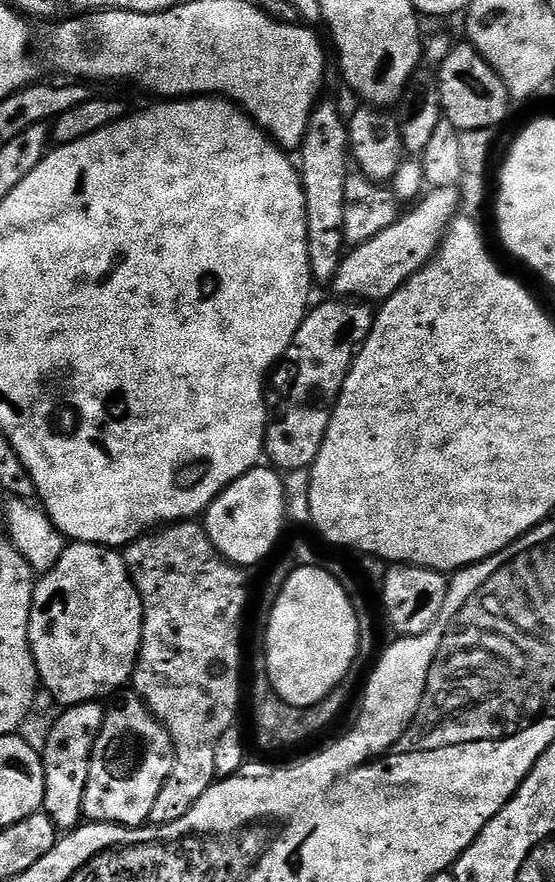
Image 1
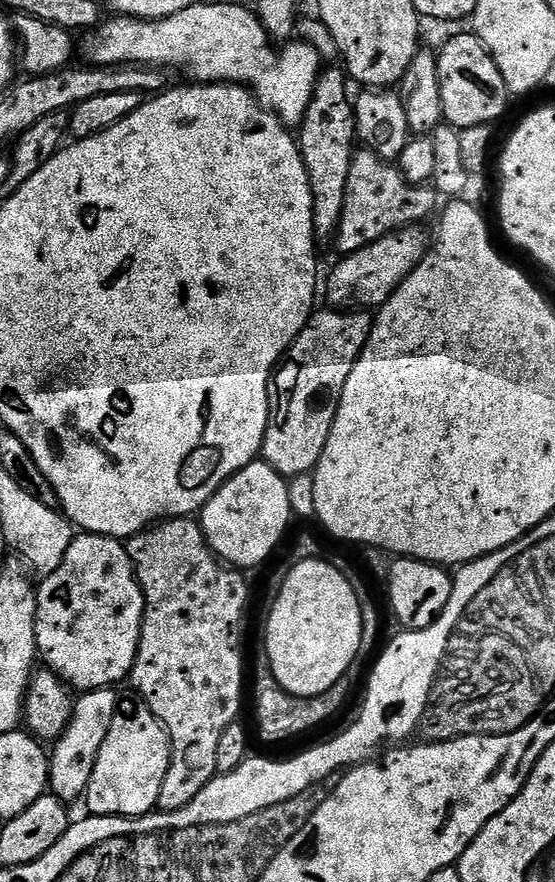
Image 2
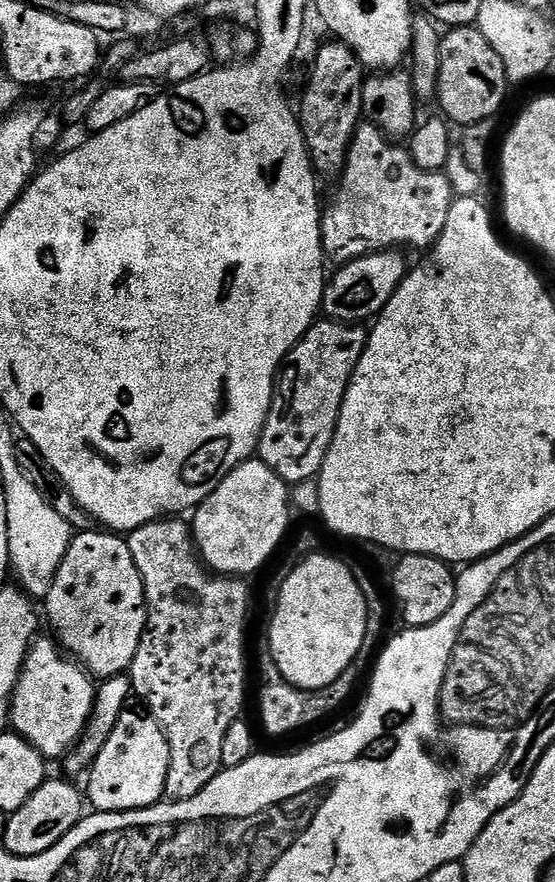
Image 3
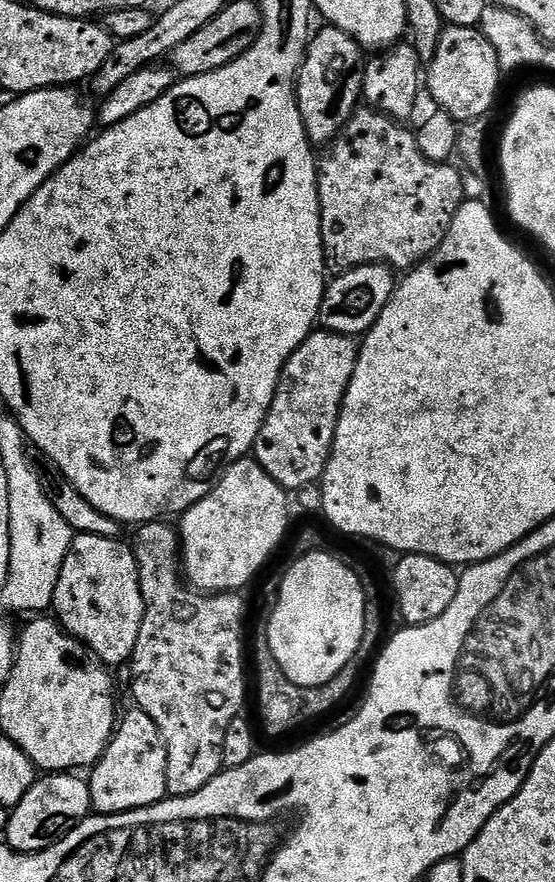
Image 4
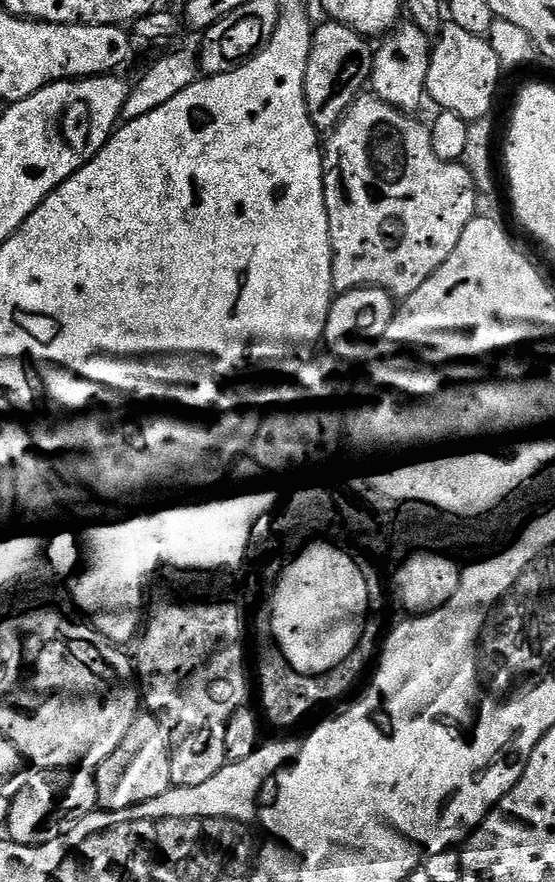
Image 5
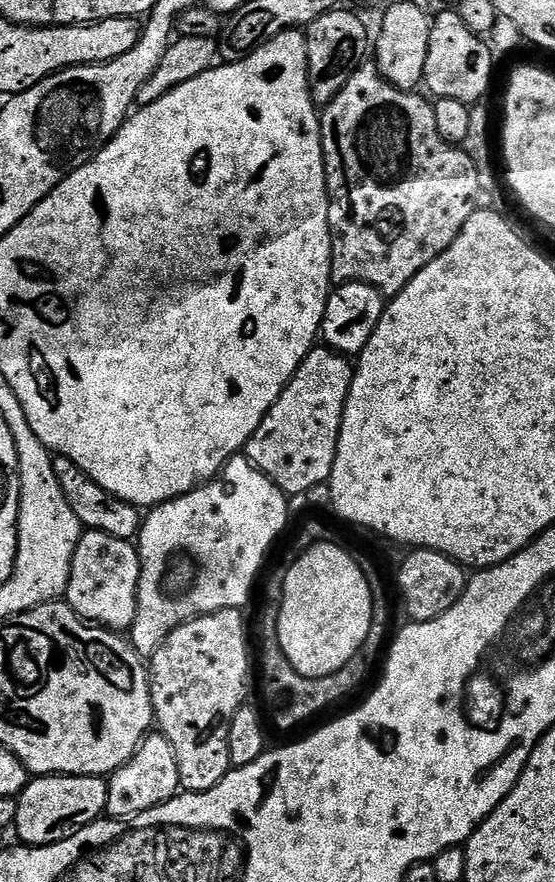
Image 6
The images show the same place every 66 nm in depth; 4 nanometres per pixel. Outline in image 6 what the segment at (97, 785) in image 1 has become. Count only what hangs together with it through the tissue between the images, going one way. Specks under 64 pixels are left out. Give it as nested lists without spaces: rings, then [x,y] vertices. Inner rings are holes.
[[[149,734],[141,740],[137,752],[117,772],[111,773],[108,780],[107,815],[112,818],[131,818],[156,808],[159,804],[165,804],[168,800],[174,799],[180,791],[178,759],[175,758],[174,746],[162,734]]]

